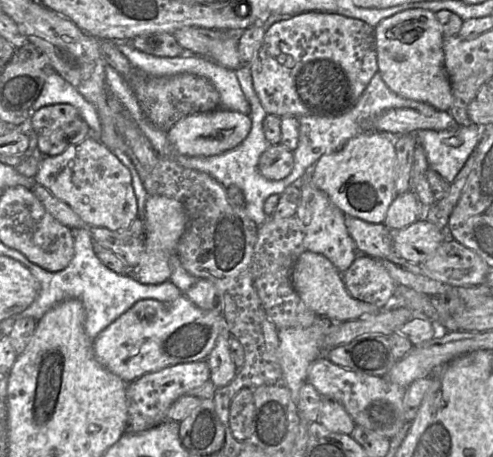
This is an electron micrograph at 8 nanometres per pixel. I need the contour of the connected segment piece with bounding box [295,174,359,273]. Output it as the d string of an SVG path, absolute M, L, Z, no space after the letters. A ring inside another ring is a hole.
M306 174L299 181L299 186L301 199L295 216L302 226L305 249L327 257L341 273L344 273L359 254L356 244L346 227L345 214L325 192L312 183L310 174Z

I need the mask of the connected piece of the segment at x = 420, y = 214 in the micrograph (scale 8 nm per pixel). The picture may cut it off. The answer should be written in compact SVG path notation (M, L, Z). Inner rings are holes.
M412 191L398 194L390 204L384 225L390 230L401 230L424 218L425 206Z

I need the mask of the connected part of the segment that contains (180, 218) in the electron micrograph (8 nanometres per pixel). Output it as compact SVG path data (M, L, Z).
M151 195L145 204L144 240L145 252L135 270L131 273L143 284L161 284L170 280L170 259L177 254L178 242L186 228L186 211L183 204L173 198L161 195Z

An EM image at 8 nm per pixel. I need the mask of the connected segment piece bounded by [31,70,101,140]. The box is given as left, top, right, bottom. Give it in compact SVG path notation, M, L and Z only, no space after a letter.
M53 70L47 76L38 98L31 106L33 109L31 116L41 107L57 103L67 103L76 107L81 118L88 123L91 134L100 140L101 123L96 108L73 85Z

